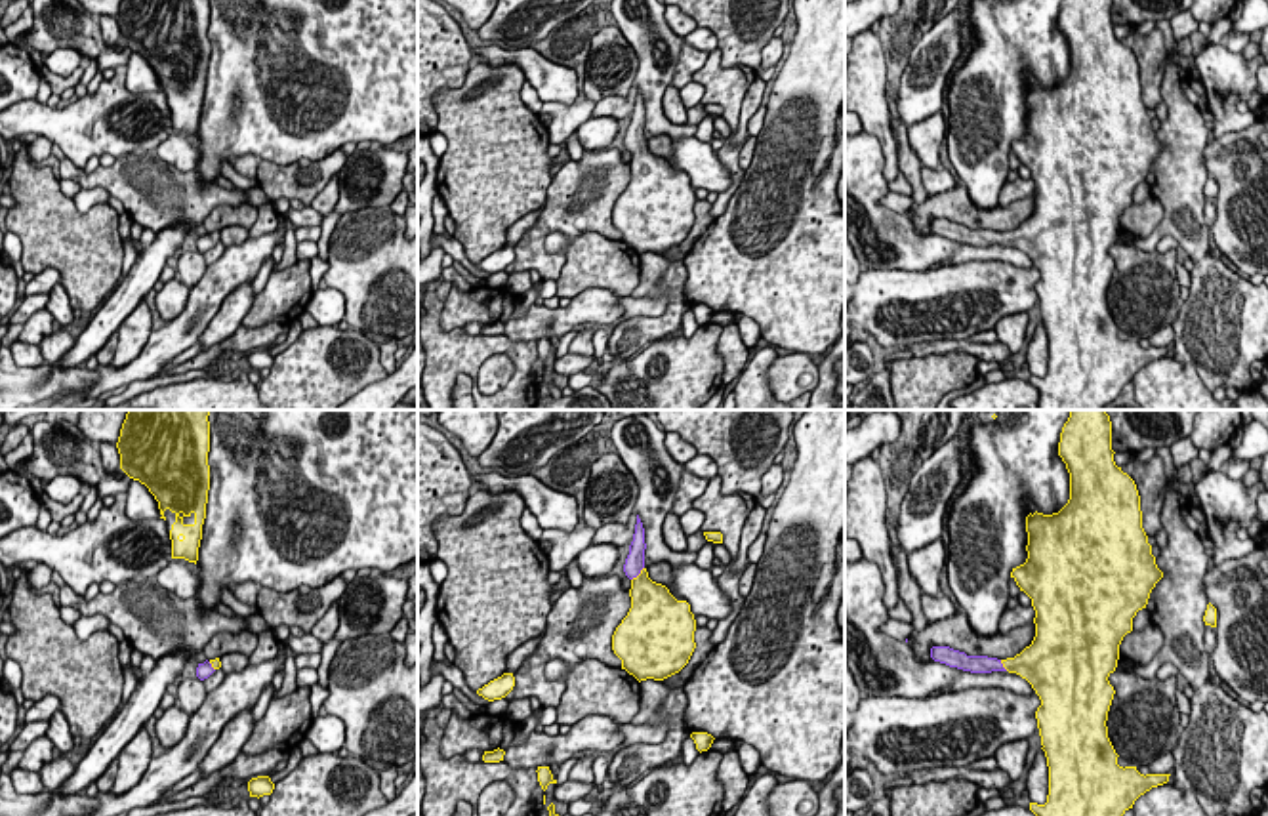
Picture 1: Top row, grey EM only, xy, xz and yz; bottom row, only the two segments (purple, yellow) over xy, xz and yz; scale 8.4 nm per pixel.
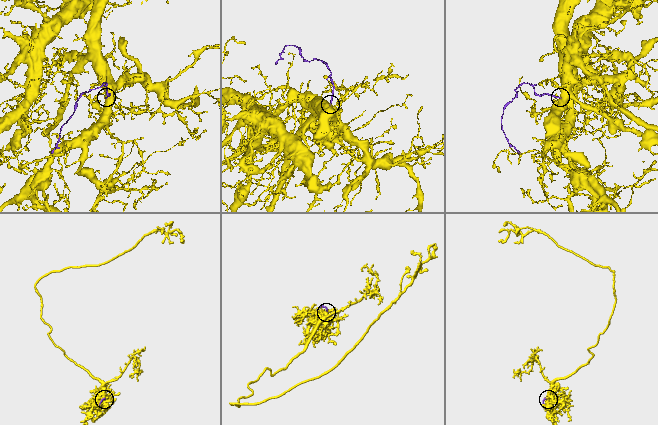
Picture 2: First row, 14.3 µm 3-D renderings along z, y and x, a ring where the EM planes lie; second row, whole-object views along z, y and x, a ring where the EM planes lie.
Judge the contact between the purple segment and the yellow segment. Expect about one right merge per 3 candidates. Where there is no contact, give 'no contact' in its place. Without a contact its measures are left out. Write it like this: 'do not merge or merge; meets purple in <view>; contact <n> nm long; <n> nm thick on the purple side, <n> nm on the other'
merge; meets purple in xz; contact 160 nm long; 160 nm thick on the purple side, 320 nm on the other

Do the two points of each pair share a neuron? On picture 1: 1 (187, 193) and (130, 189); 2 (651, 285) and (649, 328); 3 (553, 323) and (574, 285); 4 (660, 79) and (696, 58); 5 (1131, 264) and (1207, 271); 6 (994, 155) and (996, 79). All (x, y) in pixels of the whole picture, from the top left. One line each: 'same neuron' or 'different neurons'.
1: same neuron
2: same neuron
3: different neurons
4: different neurons
5: different neurons
6: same neuron

